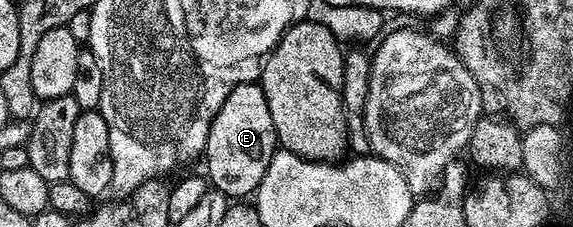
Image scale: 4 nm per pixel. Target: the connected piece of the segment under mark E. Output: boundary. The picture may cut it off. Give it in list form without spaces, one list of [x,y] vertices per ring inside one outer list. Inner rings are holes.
[[[258,81],[240,82],[225,104],[217,112],[207,137],[207,171],[205,177],[214,189],[222,192],[228,200],[243,200],[254,195],[269,162],[277,151],[277,139],[273,128],[273,116],[265,100],[265,92]]]

